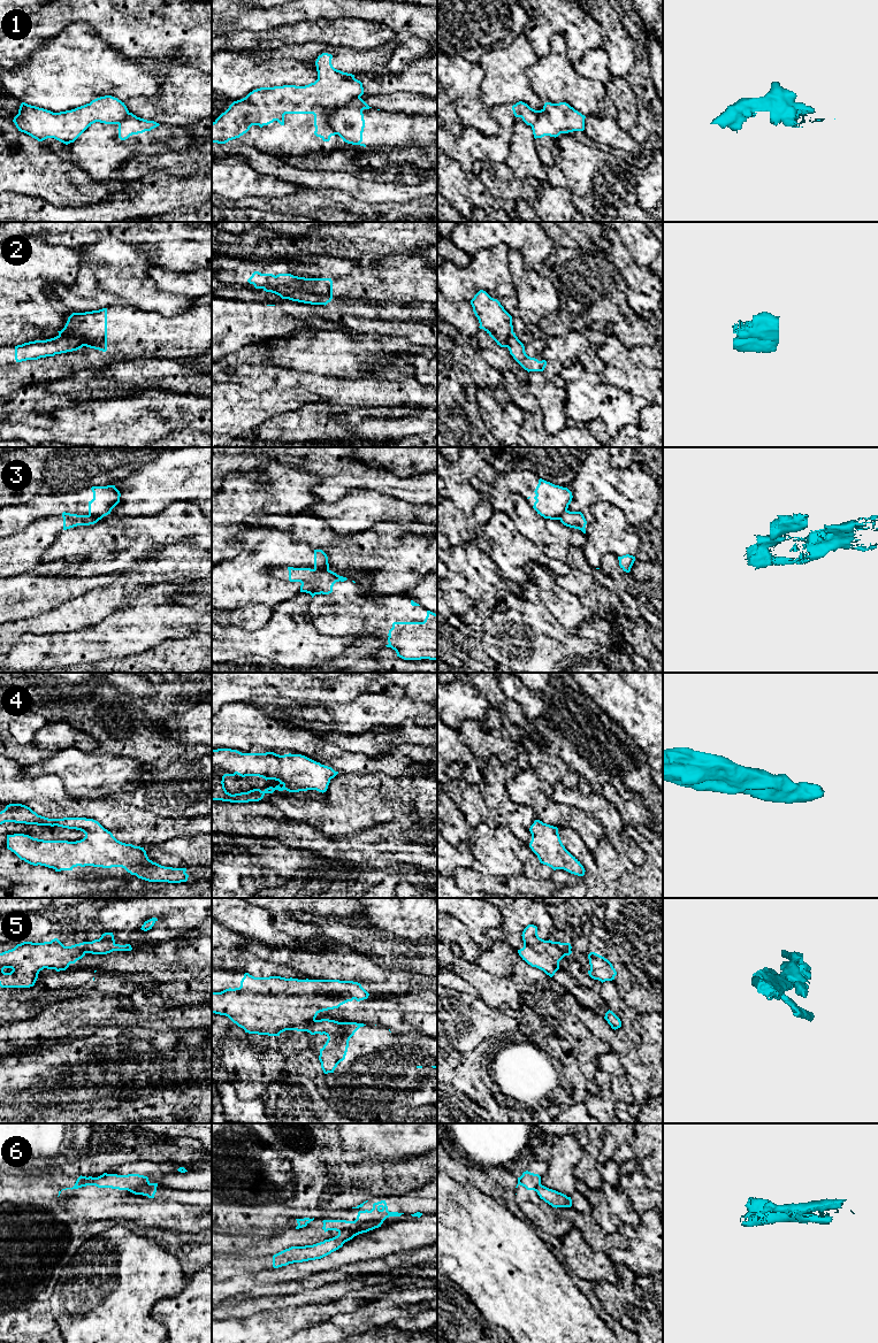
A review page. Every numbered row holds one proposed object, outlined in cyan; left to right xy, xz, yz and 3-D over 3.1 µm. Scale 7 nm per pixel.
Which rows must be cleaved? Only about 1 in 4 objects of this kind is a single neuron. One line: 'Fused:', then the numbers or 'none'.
Fused: 1, 2, 3, 5, 6

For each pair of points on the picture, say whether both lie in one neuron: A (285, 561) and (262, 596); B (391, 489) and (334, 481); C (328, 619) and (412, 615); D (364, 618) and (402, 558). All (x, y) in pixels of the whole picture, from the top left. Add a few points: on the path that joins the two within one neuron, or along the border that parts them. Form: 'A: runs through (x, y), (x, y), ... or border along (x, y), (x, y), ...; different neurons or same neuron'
A: runs through (272, 561), (266, 561), (259, 568), (259, 582); same neuron
B: runs through (378, 480), (348, 480); same neuron
C: runs through (349, 614), (391, 614); same neuron
D: border along (363, 591), (369, 595), (405, 596); different neurons

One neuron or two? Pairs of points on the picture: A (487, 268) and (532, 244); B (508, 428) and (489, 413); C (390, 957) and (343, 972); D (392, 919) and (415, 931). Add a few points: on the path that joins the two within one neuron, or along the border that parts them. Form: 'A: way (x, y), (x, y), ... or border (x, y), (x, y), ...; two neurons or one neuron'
A: border (481, 248), (497, 244), (505, 244), (510, 248); two neurons
B: way (503, 423), (494, 414); one neuron
C: border (349, 949), (367, 956), (381, 967), (398, 972); two neurons
D: way (398, 919), (404, 920), (410, 926); one neuron

